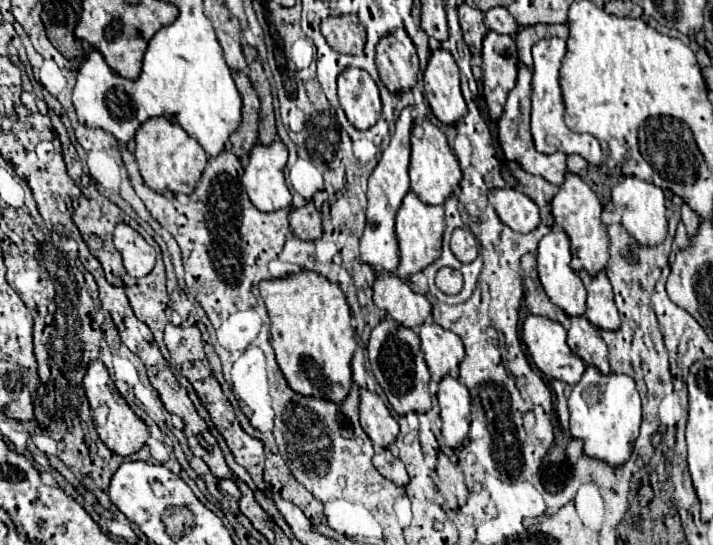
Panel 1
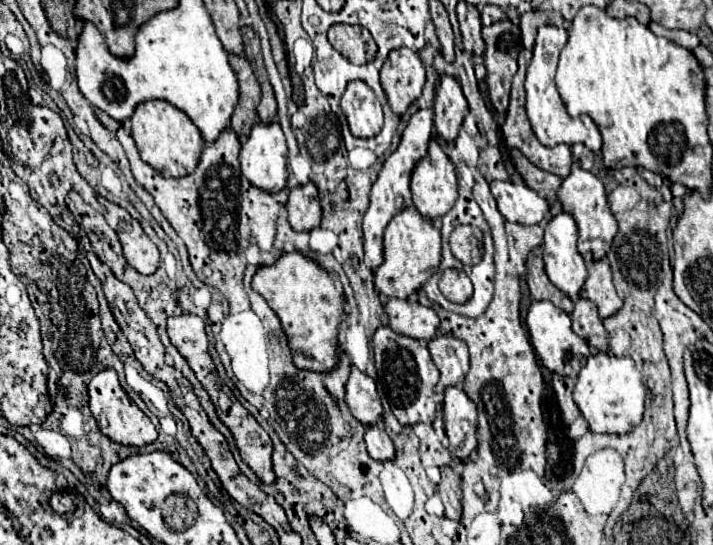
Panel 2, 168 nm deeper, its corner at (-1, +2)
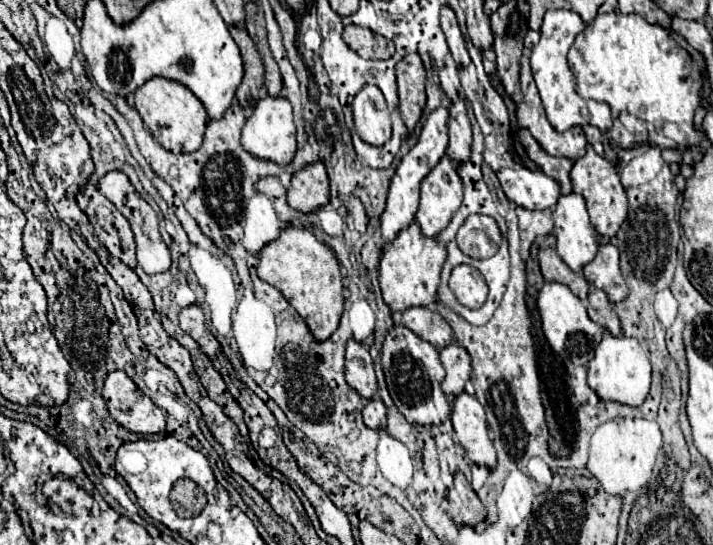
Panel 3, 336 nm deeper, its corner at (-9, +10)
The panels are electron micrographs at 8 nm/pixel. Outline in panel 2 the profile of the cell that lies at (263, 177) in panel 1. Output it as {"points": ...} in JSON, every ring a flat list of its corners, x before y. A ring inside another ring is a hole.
{"points":[[277,121,255,123,249,137,241,145,239,163,243,177,247,177,255,187,267,191,281,191,287,183,287,143,281,125]]}

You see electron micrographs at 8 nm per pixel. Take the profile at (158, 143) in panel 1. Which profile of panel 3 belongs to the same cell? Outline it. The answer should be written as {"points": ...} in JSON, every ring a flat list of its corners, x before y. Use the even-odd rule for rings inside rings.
{"points":[[163,77,149,79,143,87,135,91,135,109,139,111,145,127,151,135,171,153,193,153,201,147,205,127,207,127,207,113,203,103,181,83,169,81]]}

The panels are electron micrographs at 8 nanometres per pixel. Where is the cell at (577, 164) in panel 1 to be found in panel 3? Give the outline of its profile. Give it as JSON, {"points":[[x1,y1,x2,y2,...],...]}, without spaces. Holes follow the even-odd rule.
{"points":[[591,125,583,127,583,131,585,131,585,135,587,135,587,141,593,145,593,149,595,149,599,155,603,155,603,145,601,145,601,131,599,131,597,127,591,127]]}

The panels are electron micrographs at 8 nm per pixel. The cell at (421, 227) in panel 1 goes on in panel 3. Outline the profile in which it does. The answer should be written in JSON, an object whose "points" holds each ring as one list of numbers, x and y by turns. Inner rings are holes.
{"points":[[413,221,407,229,401,229,395,241,385,249,379,265,379,285,385,303,391,311,403,311,407,307,427,307,435,301,439,287,439,273,447,259,447,249,435,239,421,233,419,225]]}

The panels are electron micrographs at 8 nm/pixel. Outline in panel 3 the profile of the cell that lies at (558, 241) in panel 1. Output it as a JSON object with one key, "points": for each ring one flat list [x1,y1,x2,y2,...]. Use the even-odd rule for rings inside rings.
{"points":[[577,193,561,195,553,211,557,253,571,271,581,271,597,253,595,231,589,223,585,201]]}

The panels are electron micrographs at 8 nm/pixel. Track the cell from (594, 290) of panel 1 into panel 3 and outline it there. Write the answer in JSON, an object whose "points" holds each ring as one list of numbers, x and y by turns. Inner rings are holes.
{"points":[[611,243,598,248,597,257,585,265,583,275,593,287,603,289,611,303,623,301,629,293,619,271,619,251]]}

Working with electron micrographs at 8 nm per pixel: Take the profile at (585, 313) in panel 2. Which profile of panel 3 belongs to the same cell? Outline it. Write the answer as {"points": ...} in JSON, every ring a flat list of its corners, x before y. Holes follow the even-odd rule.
{"points":[[591,287,589,289,589,299,587,299,587,313,591,317,591,321,595,321,597,325,601,325,603,329,607,329,613,337,621,335,621,327,619,327,619,317,613,311,611,303,607,301,607,295,601,289]]}

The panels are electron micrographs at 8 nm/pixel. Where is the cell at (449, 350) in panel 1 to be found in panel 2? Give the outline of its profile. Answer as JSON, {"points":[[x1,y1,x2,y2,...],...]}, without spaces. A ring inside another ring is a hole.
{"points":[[437,335,427,343,429,353,437,369,441,371,441,379,435,387,437,393,443,393,451,385,463,383,469,371,469,351,467,345,455,337]]}

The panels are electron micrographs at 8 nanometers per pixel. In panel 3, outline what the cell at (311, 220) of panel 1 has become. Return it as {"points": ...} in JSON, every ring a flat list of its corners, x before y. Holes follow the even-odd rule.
{"points":[[321,161,305,165,293,175,287,201,301,213,313,213,329,203,329,179]]}

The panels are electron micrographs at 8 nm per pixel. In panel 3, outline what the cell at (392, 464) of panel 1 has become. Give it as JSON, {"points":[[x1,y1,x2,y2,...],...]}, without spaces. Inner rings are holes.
{"points":[[379,397,371,399,371,401,365,405,365,409,363,409,363,419,365,419,365,425,367,425,369,429,379,431,379,429,385,429,385,427,387,427,385,405,383,405,383,401,381,401]]}

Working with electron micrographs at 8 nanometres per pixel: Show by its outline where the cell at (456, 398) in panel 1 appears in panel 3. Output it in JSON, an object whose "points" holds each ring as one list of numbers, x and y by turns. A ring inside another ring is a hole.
{"points":[[459,393,453,403,451,421,455,427,455,441,465,449,471,463,495,467,495,449,487,435,485,409,475,395]]}

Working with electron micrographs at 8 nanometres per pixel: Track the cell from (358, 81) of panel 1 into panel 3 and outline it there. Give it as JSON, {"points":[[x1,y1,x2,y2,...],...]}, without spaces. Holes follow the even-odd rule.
{"points":[[365,85,353,99,353,119,359,137,371,145,383,145,391,137,391,119,377,85]]}

